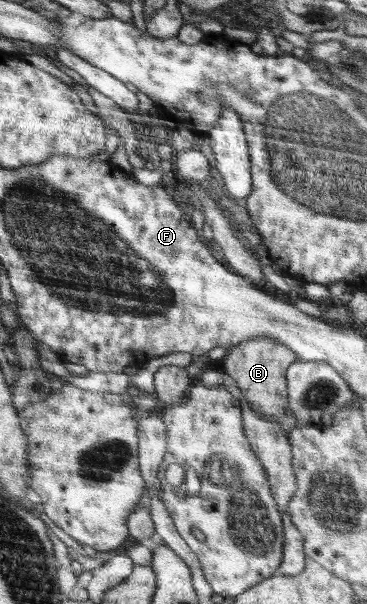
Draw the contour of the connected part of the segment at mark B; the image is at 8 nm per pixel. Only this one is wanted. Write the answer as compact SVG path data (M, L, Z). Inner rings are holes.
M251 338L250 341L230 348L218 366L237 382L241 394L253 410L266 419L297 429L299 424L297 417L293 415L293 410L290 409L286 382L286 370L293 364L293 360L295 360L295 352L287 349L287 346L283 346L281 342L273 338Z

